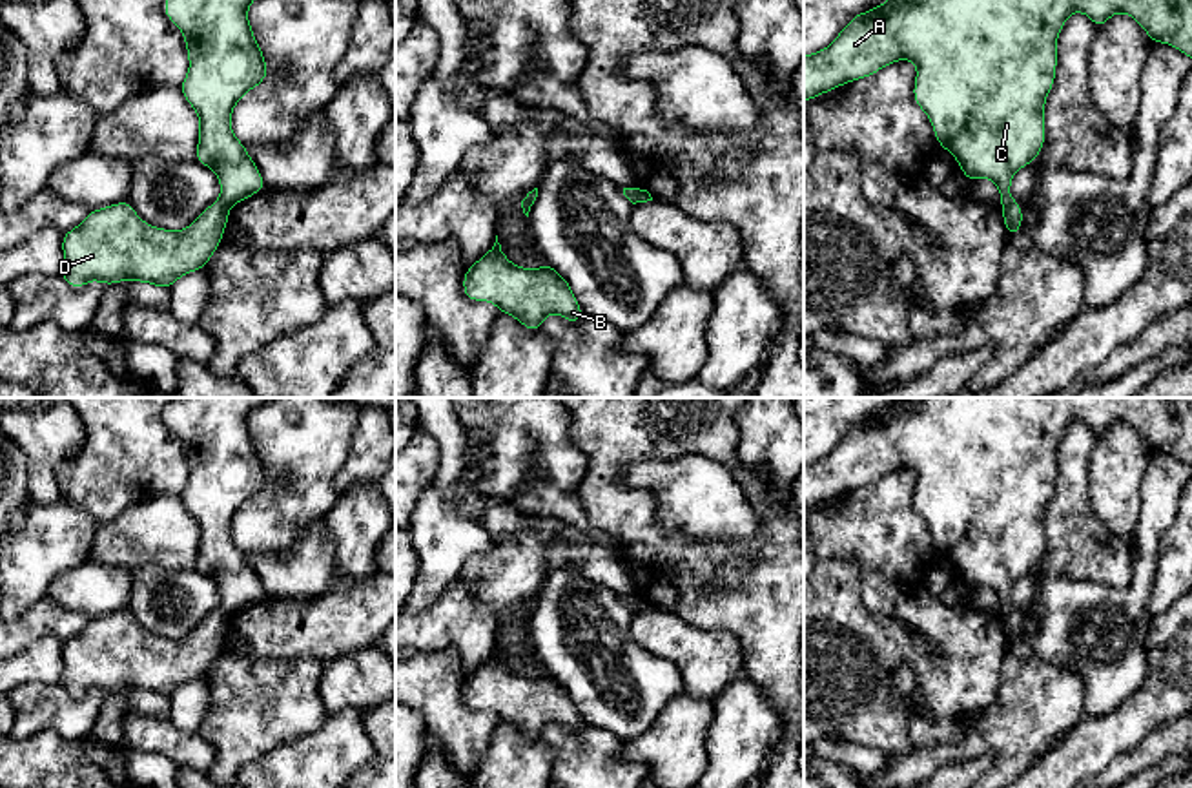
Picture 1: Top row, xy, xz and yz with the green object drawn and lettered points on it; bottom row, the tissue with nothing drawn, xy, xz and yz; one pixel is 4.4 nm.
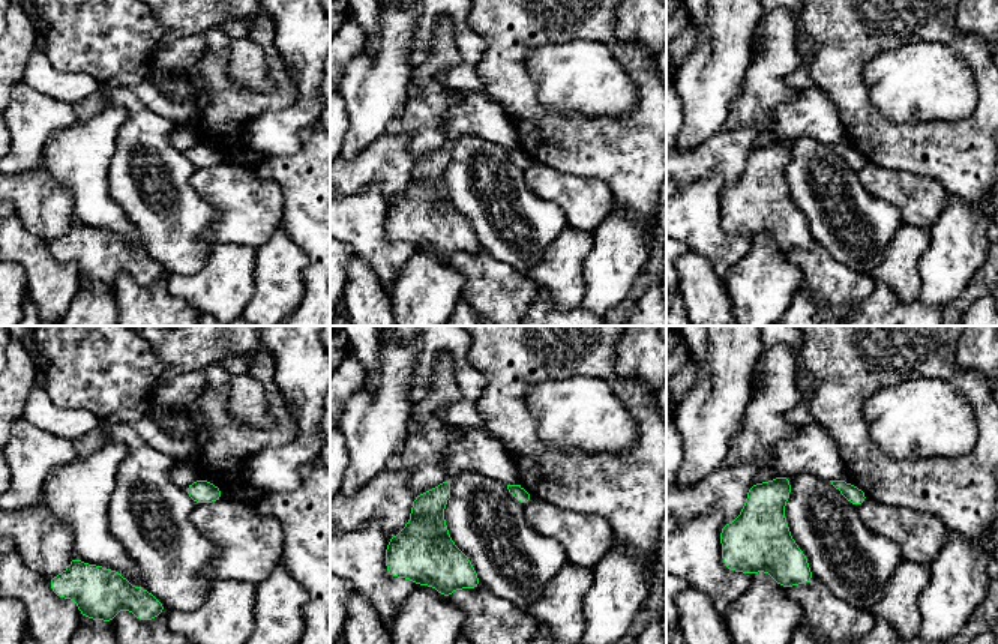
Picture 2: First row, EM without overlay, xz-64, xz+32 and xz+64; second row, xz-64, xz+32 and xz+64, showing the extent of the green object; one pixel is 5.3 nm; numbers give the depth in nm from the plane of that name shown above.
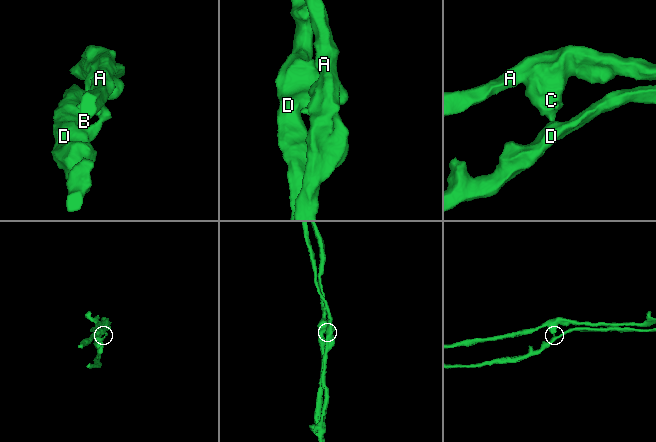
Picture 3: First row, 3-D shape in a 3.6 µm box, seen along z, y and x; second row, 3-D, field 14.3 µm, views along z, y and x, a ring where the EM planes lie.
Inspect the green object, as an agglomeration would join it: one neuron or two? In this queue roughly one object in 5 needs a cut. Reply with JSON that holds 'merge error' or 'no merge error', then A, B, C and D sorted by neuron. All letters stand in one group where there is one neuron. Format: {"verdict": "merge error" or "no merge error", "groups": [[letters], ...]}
{"verdict": "merge error", "groups": [["A", "C"], ["B", "D"]]}

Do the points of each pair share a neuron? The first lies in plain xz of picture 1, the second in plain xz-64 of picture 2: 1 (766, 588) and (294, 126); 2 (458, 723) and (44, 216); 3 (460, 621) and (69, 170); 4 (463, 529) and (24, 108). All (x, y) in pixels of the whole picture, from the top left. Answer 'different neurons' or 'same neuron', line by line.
1: different neurons
2: different neurons
3: different neurons
4: same neuron

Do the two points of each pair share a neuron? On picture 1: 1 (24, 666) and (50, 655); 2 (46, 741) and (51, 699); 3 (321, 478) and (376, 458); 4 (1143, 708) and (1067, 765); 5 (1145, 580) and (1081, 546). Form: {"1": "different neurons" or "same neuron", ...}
{"1": "same neuron", "2": "different neurons", "3": "different neurons", "4": "same neuron", "5": "different neurons"}

